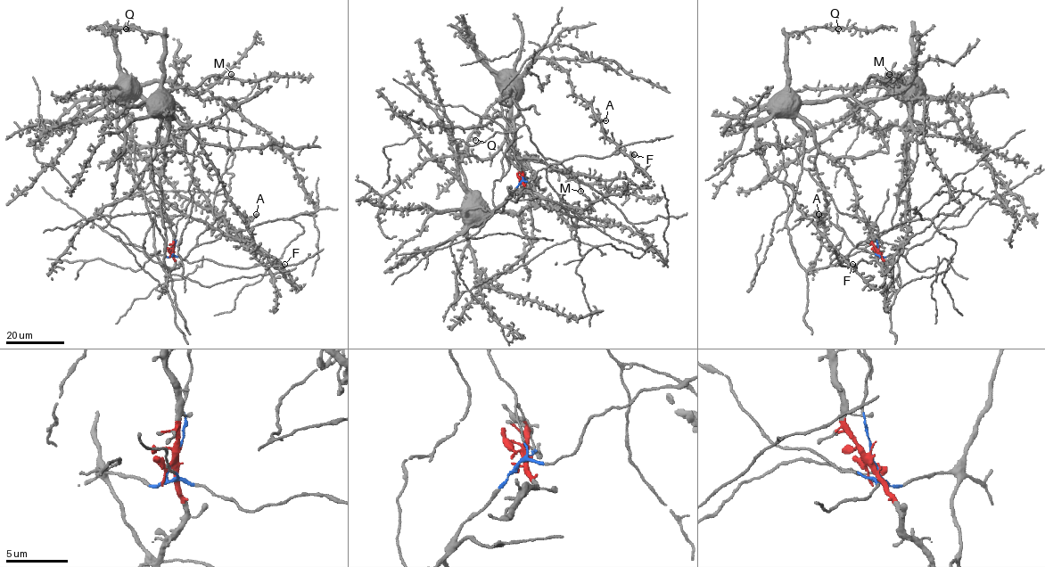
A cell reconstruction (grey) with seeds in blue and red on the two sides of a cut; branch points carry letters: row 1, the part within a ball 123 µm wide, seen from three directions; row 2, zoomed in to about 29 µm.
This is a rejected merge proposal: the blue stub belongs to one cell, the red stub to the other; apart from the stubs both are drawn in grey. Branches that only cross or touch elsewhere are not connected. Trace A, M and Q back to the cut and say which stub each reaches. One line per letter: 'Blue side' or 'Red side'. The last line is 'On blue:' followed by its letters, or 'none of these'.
A: Red side
M: Red side
Q: Red side
On blue: none of these

